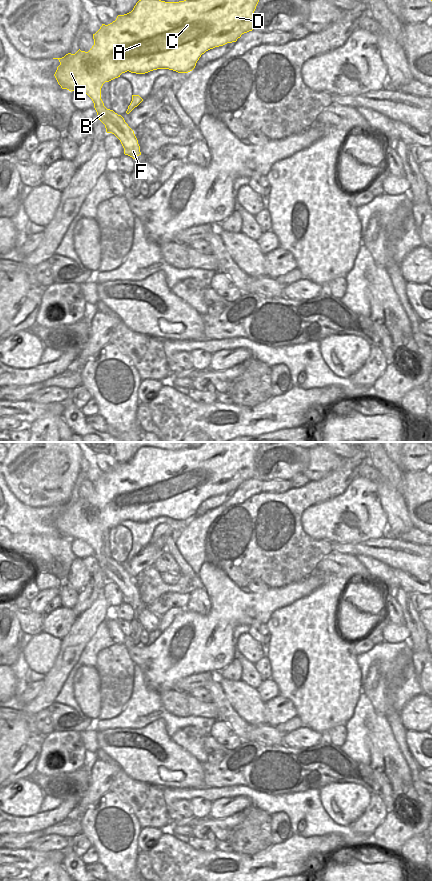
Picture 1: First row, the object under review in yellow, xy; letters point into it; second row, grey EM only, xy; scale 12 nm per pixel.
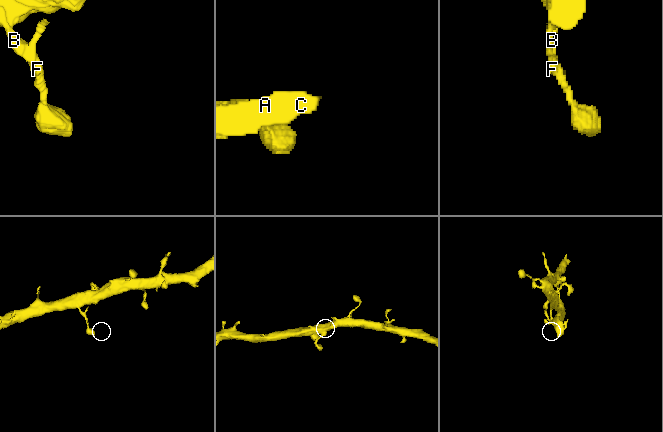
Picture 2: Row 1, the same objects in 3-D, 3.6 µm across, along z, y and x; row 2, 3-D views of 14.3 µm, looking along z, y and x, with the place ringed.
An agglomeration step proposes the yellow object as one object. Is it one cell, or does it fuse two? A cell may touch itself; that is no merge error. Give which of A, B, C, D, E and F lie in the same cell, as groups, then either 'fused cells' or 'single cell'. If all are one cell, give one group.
A B C D E F | single cell

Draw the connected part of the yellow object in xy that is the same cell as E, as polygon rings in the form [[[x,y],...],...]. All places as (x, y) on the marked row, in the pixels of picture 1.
[[[139,0],[131,12],[118,15],[108,25],[102,24],[93,34],[94,45],[88,52],[79,49],[75,54],[68,53],[62,58],[53,58],[60,62],[54,76],[62,89],[81,91],[92,99],[106,132],[114,134],[120,140],[124,154],[135,159],[141,155],[138,140],[124,118],[104,106],[101,99],[103,84],[127,71],[136,74],[157,69],[169,69],[178,73],[192,71],[206,51],[236,42],[242,34],[253,30],[254,11],[258,2],[259,0]]]

